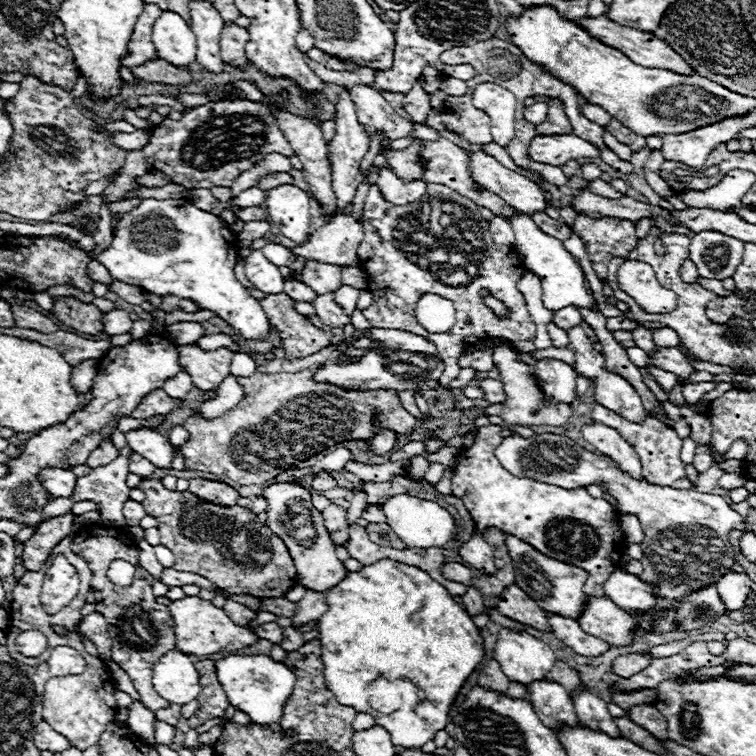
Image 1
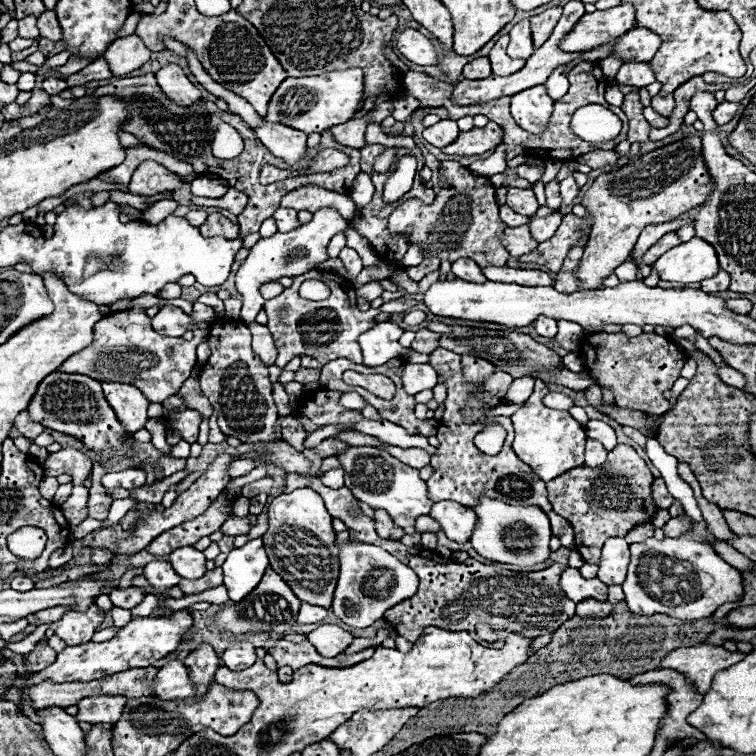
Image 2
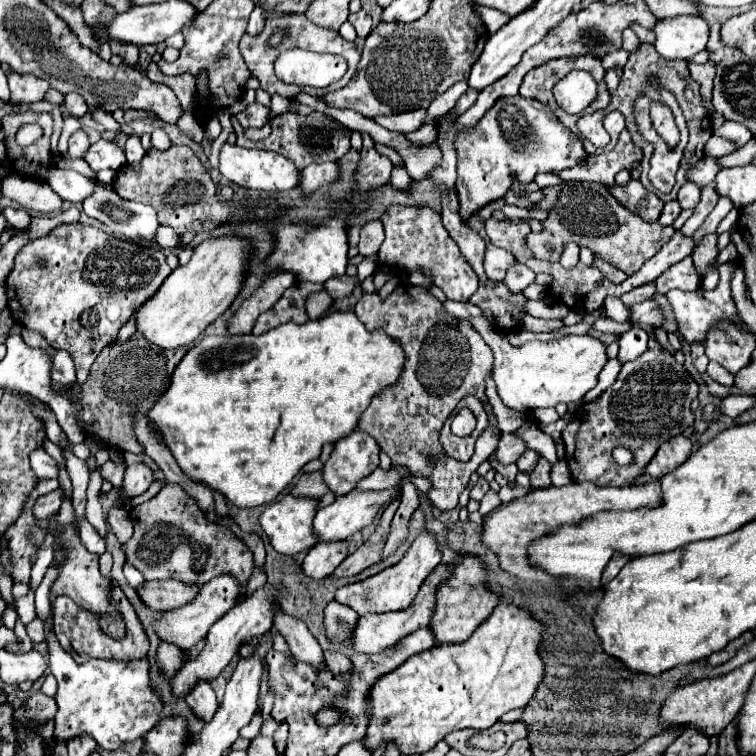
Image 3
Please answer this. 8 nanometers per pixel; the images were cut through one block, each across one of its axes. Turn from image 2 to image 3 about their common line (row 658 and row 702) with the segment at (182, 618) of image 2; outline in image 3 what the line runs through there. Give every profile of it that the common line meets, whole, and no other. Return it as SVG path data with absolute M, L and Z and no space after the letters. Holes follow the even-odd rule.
M54 560L42 584L36 588L36 616L44 624L46 644L50 650L50 672L58 682L58 692L54 696L58 704L58 712L54 718L54 738L66 742L70 738L90 736L96 740L100 748L118 750L126 742L142 738L146 732L150 732L160 718L162 704L158 696L152 692L148 658L132 662L118 662L112 658L110 660L92 658L86 664L76 664L74 658L60 648L58 640L52 634L52 614L50 614L52 610L48 592L56 574L58 564Z

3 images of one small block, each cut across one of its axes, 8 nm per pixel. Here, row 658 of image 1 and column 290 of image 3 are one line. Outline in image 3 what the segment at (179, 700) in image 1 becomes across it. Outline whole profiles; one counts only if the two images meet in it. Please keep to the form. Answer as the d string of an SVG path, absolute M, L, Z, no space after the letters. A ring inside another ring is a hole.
M224 144L220 152L220 172L230 182L242 188L252 188L252 190L262 190L262 192L294 190L300 184L300 170L286 156L268 152L268 150L248 150L248 148L232 146L232 144Z

